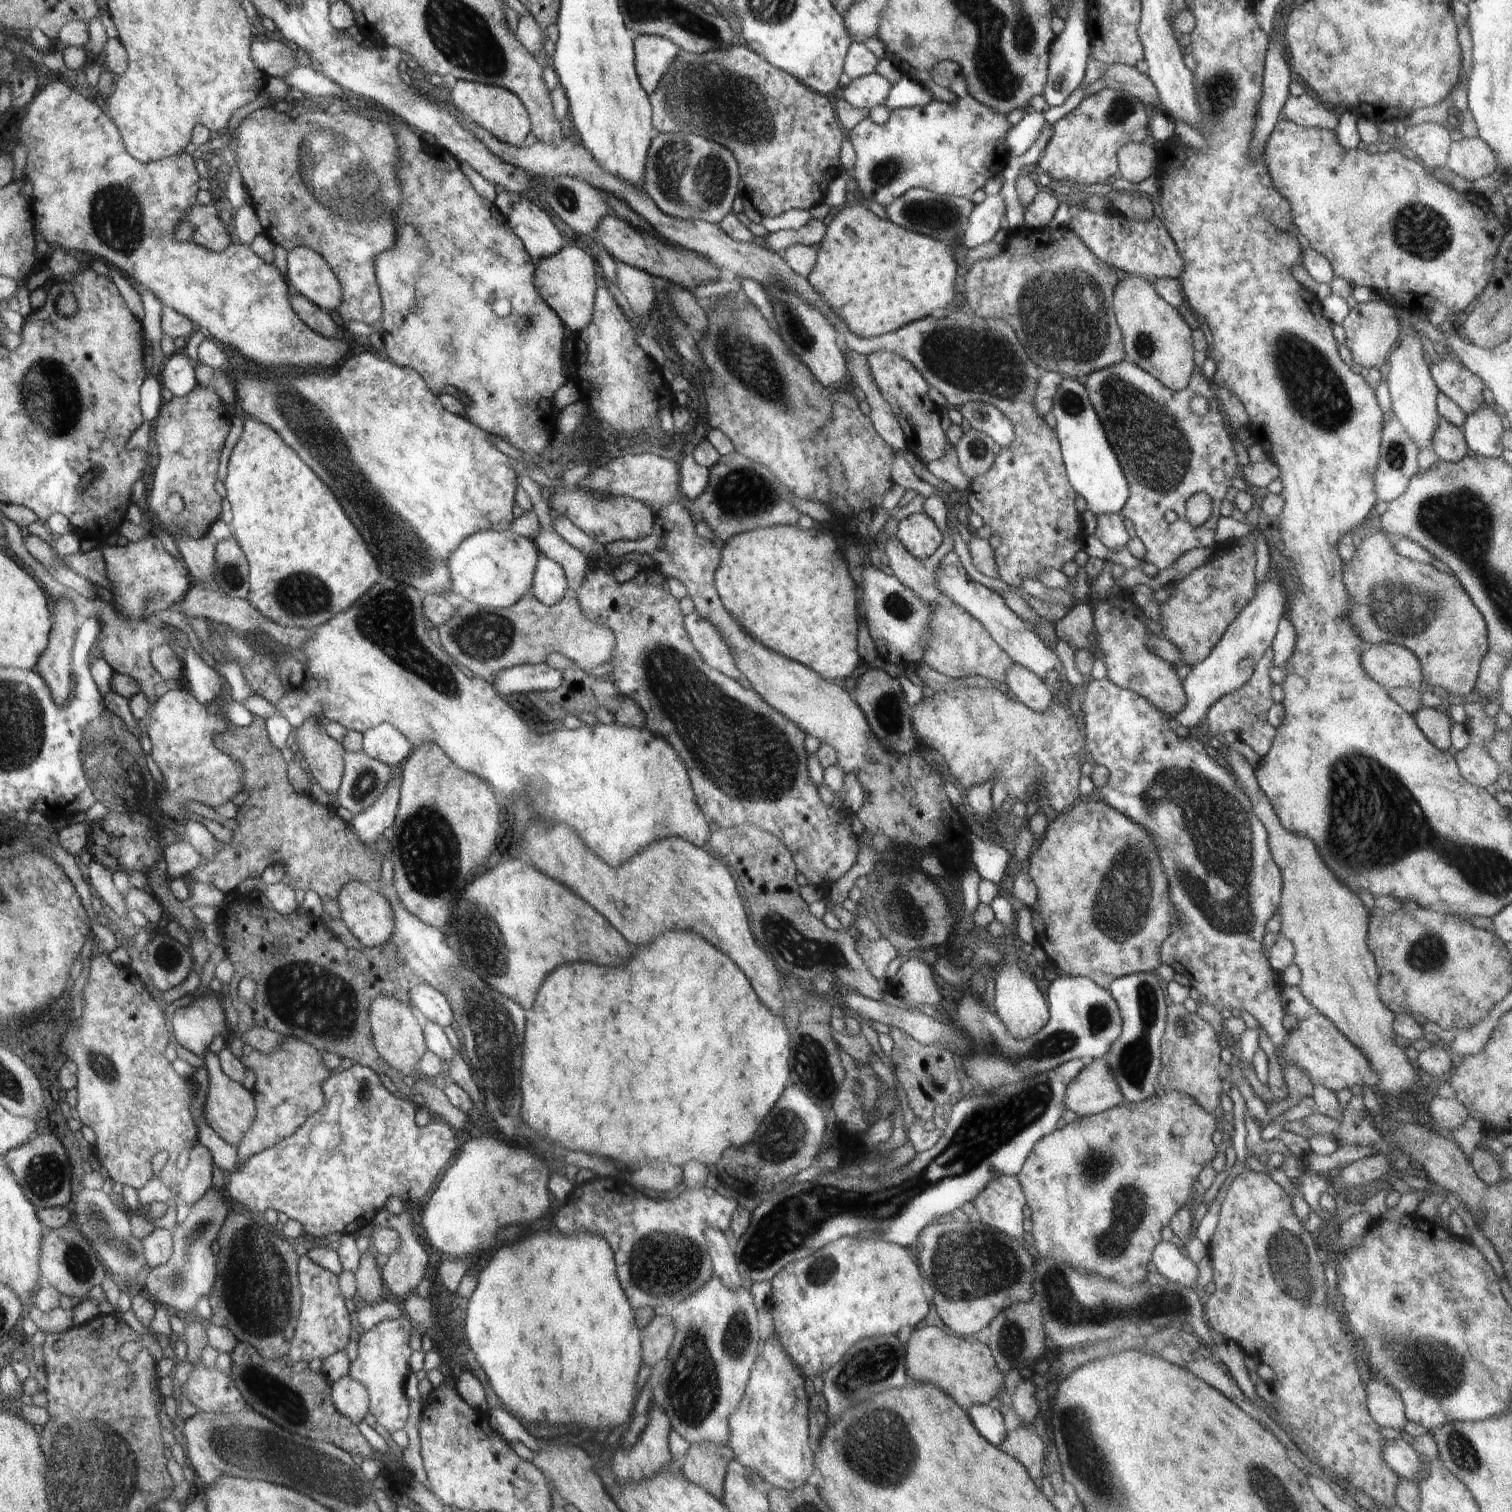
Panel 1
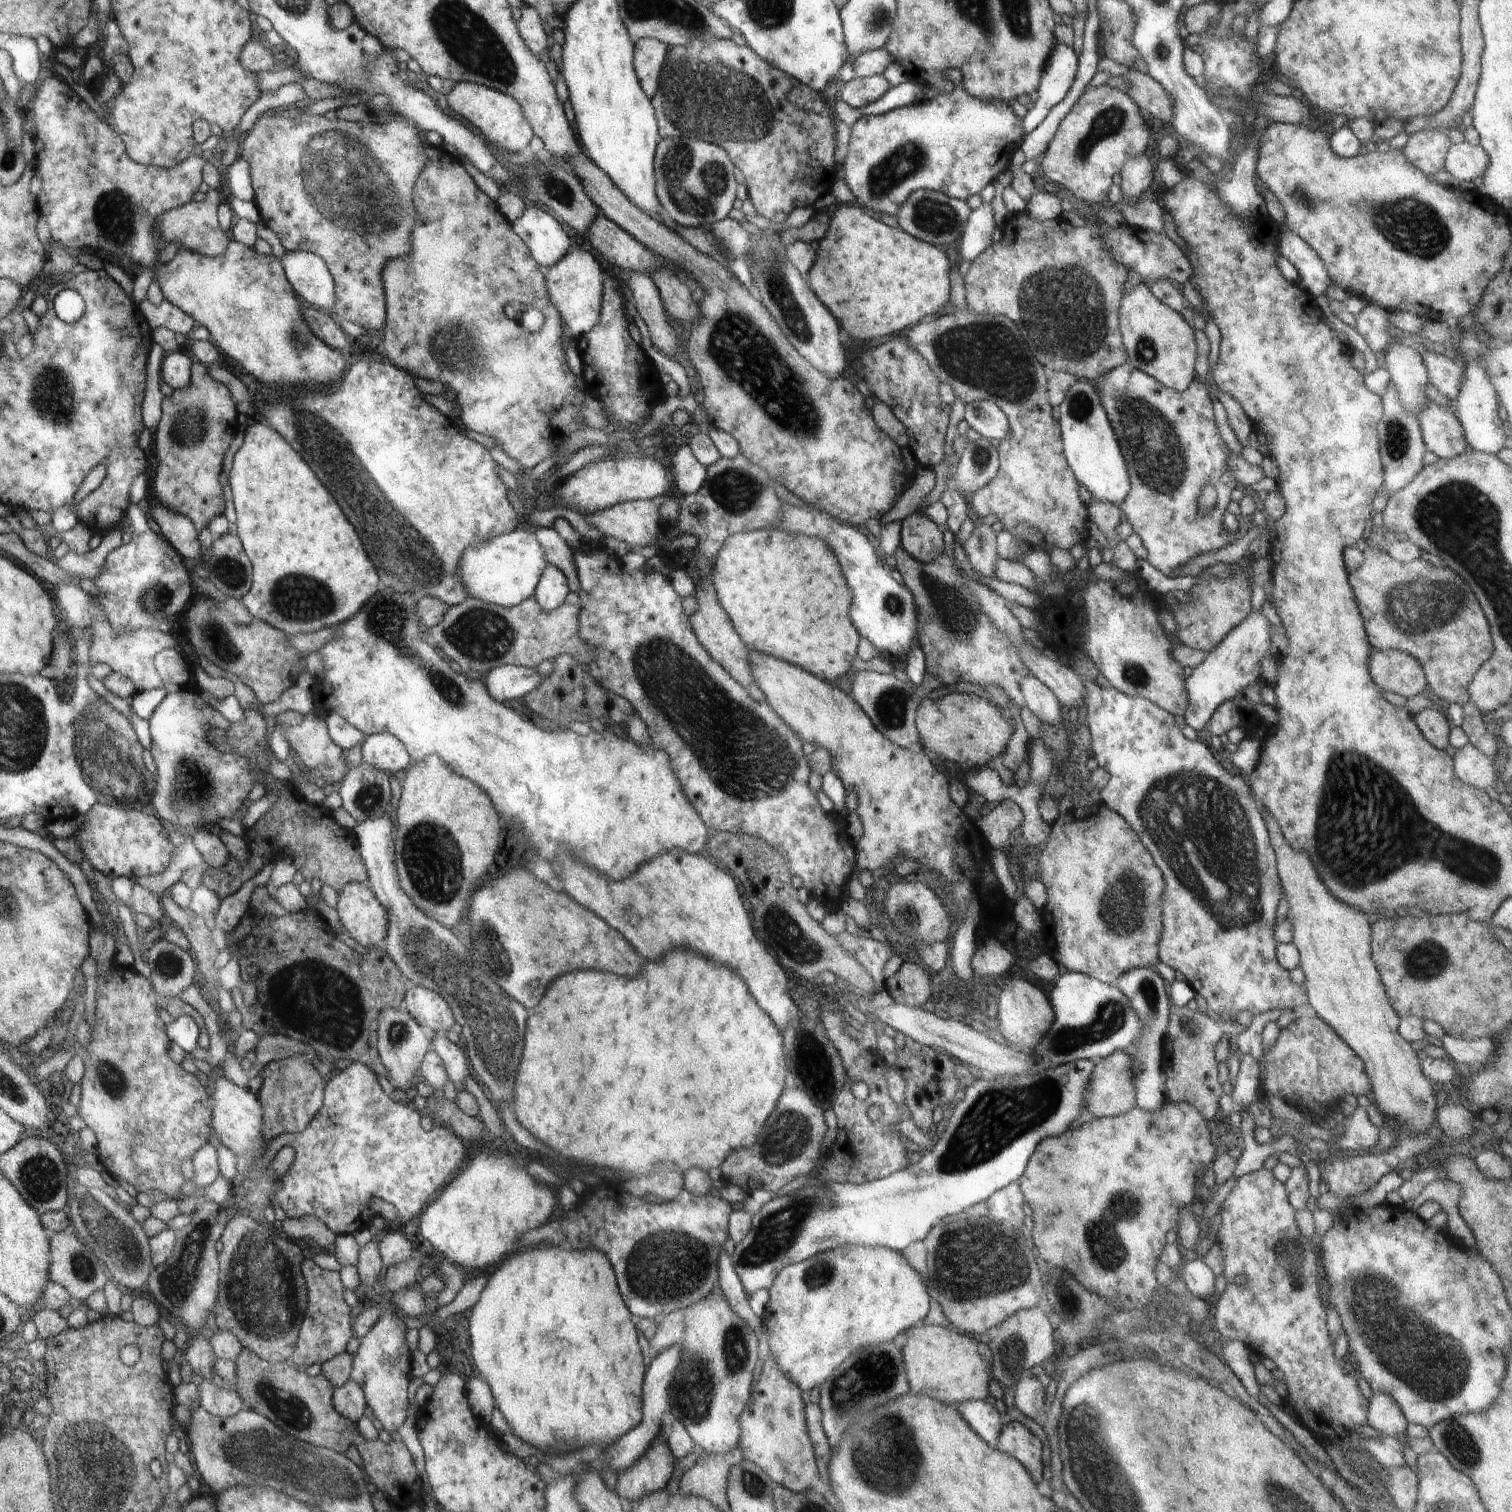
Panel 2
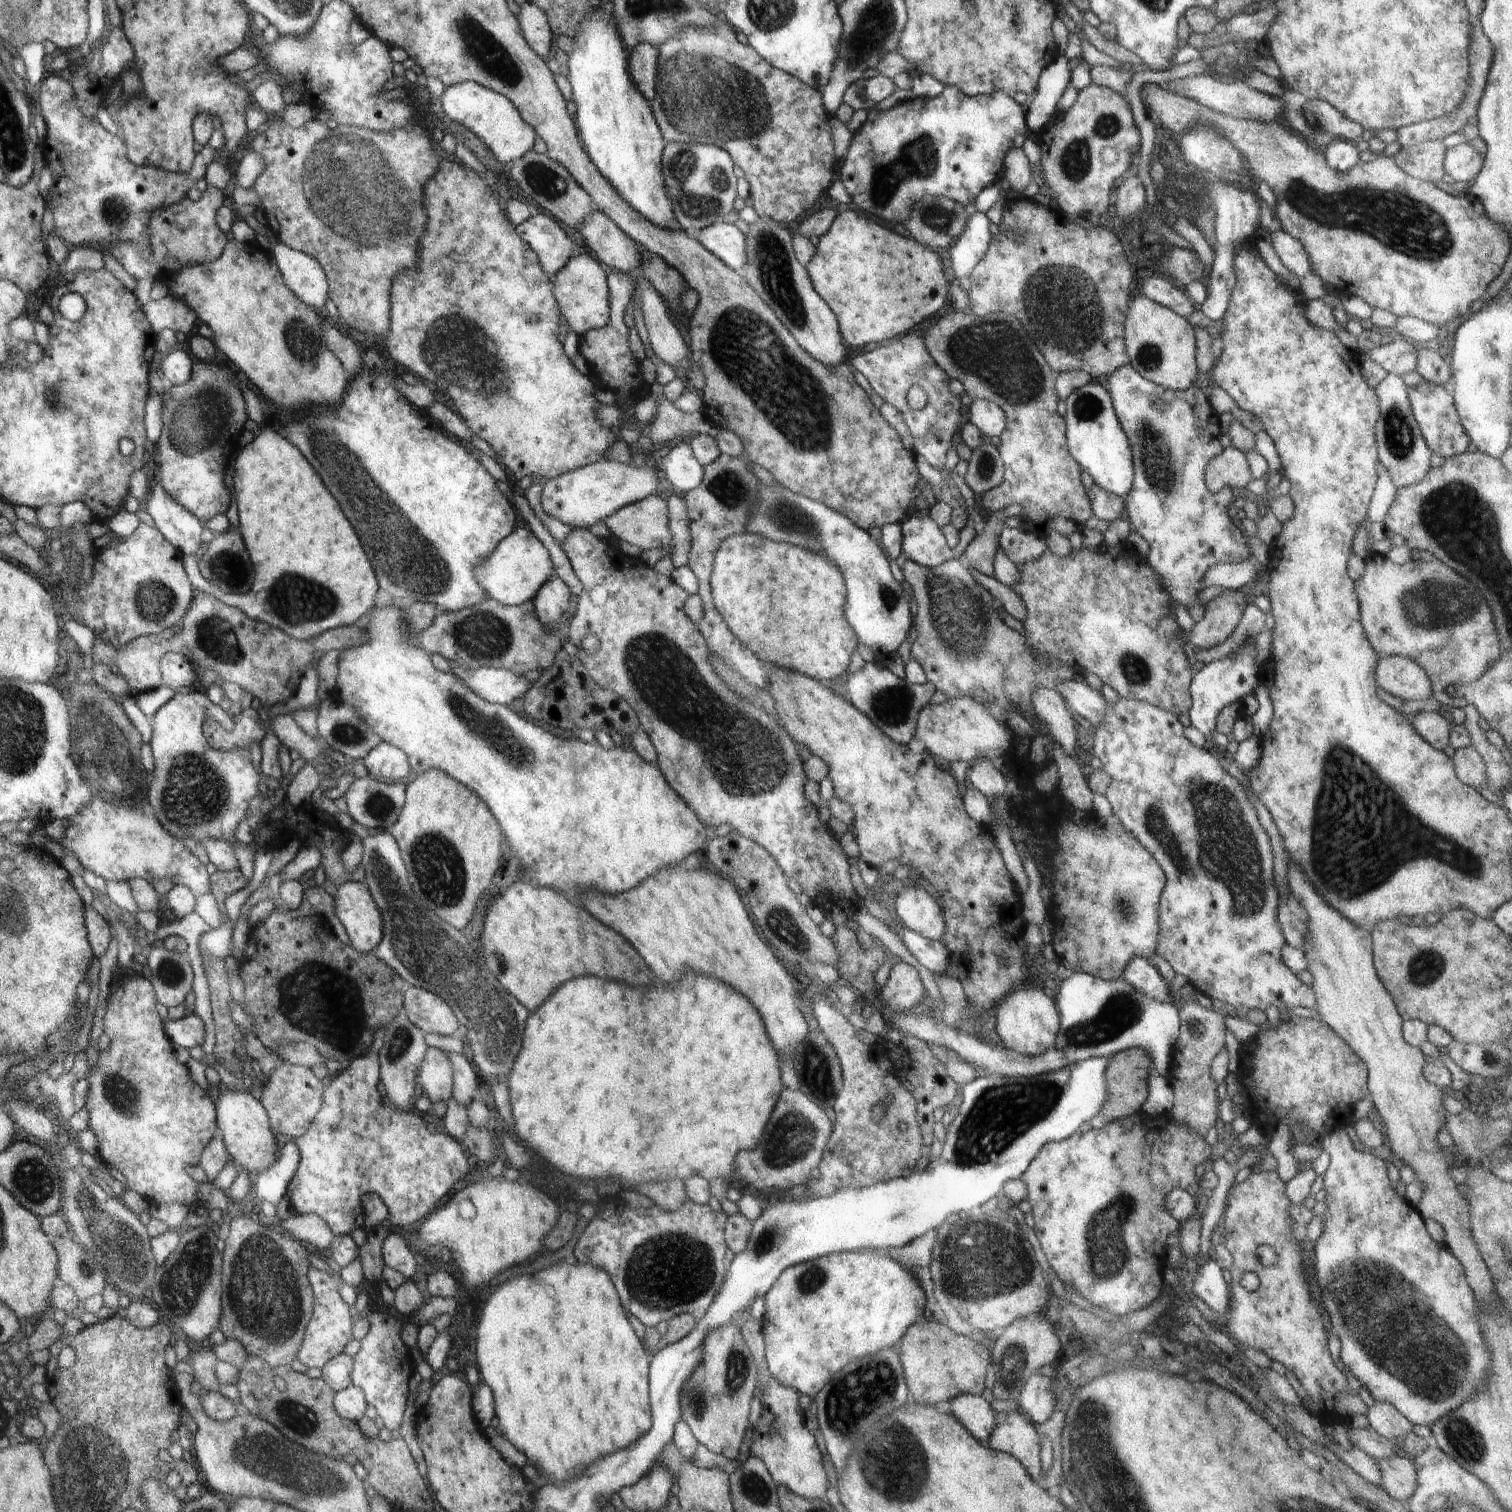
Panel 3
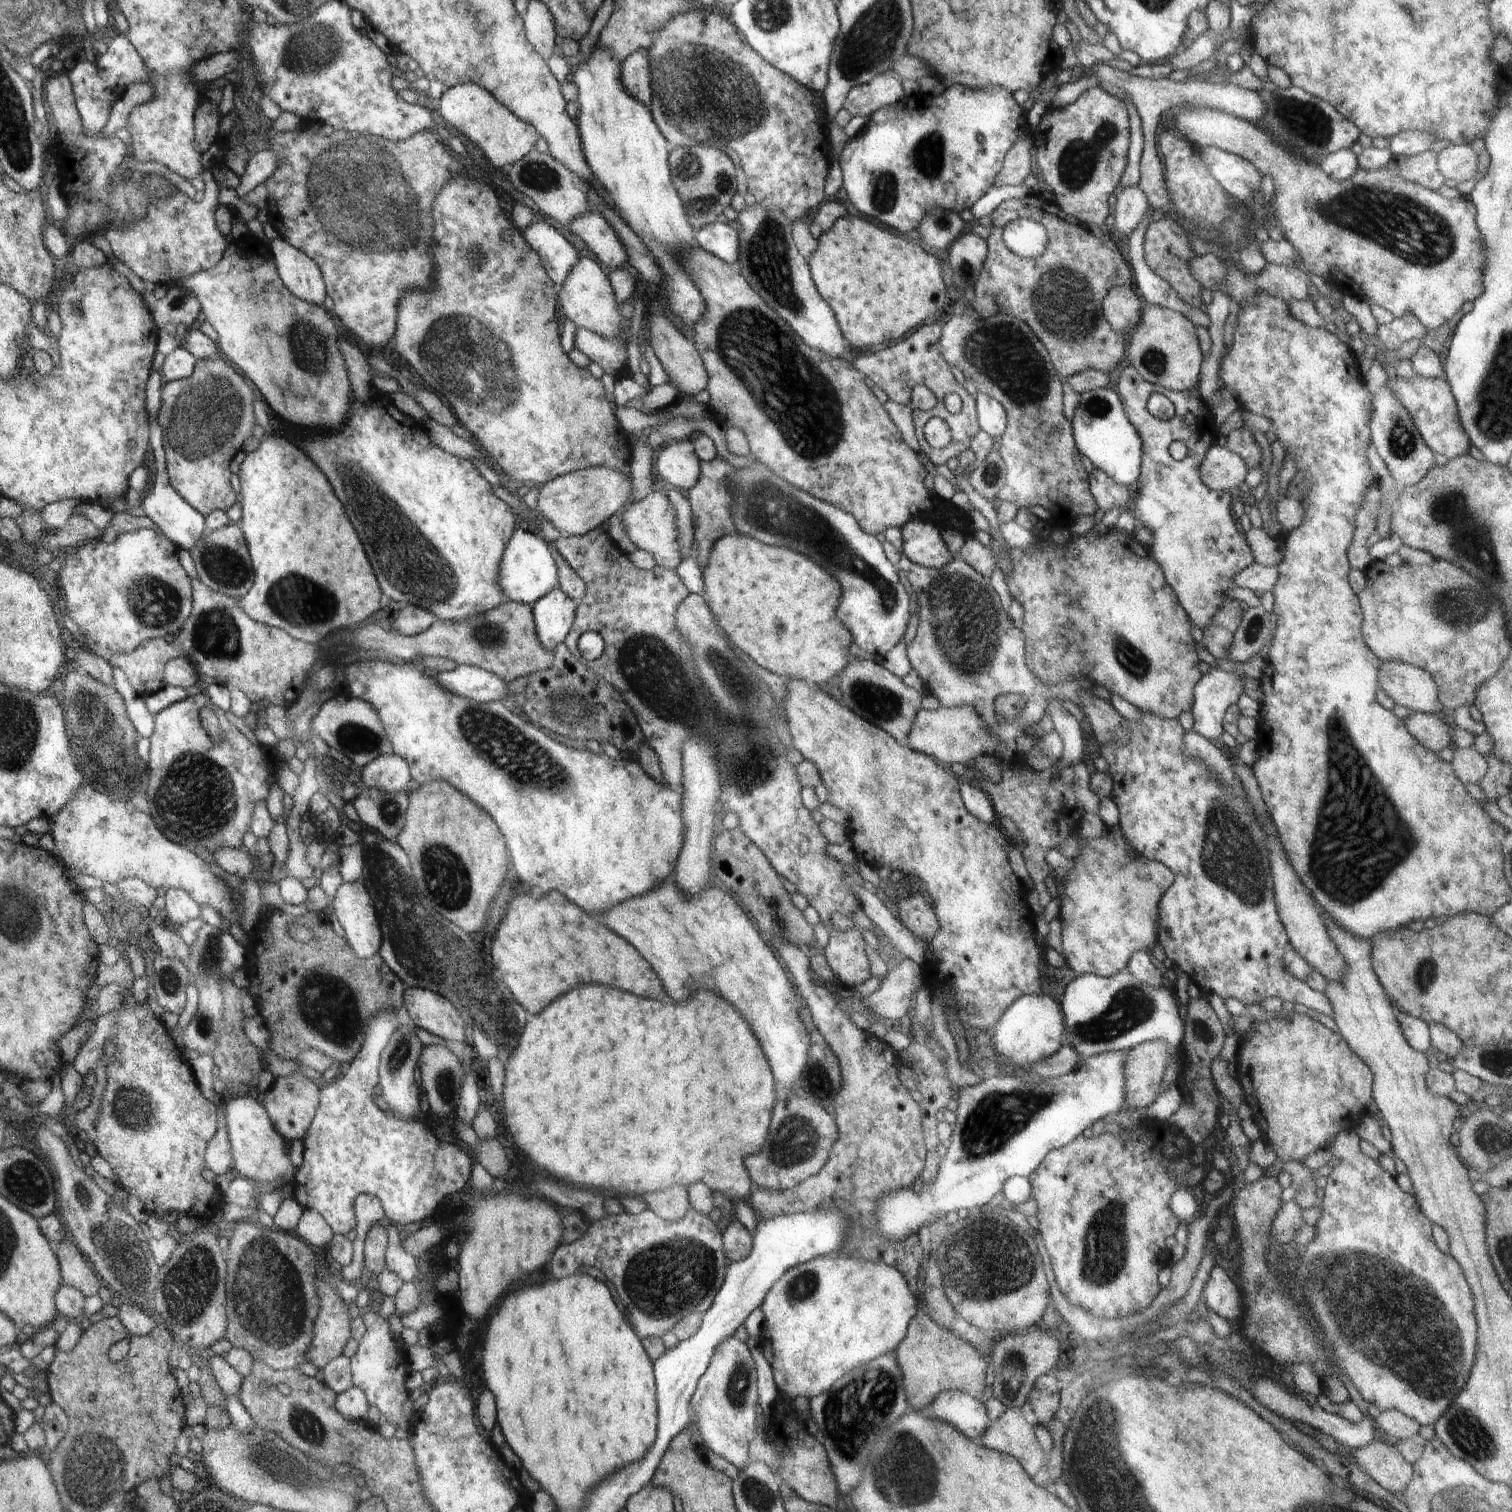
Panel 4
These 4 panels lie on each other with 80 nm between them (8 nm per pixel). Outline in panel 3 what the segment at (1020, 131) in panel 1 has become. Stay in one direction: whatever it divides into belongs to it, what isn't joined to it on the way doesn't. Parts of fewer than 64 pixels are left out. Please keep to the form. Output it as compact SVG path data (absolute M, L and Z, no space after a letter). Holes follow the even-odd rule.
M1058 54L1042 71L1036 87L1036 96L1025 112L1031 135L1036 134L1056 111L1056 104L1071 80L1069 61L1064 54Z

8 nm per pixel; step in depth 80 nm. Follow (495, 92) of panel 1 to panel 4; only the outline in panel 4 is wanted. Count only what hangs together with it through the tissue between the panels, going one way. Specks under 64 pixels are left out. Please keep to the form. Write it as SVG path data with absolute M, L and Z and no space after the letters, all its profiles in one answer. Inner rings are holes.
M462 83L450 87L437 101L437 119L443 119L450 128L460 130L496 168L506 168L523 159L534 149L534 144L538 140L537 130L533 125L520 120L479 84Z

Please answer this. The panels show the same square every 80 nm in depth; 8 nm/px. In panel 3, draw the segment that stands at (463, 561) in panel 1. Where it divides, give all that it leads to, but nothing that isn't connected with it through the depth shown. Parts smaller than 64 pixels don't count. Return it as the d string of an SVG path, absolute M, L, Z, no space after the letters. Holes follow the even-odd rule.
M524 526L512 531L499 544L491 558L484 562L475 571L477 579L489 592L489 598L507 605L519 605L534 600L540 590L552 580L555 572L548 548L532 532L528 538L528 528Z

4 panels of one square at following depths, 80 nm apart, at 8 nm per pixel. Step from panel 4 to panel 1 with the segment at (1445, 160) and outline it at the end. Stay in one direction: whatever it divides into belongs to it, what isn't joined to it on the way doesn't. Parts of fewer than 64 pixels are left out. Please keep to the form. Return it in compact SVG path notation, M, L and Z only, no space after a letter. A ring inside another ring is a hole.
M1479 136L1452 141L1446 166L1467 181L1486 178L1497 172L1494 151Z

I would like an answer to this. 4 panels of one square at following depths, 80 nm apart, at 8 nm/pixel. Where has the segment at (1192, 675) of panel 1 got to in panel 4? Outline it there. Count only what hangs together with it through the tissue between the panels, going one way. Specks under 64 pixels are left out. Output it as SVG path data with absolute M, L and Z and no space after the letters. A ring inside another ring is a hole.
M1222 665L1221 668L1212 669L1210 673L1204 673L1204 676L1196 683L1194 687L1194 700L1191 706L1193 714L1193 729L1200 736L1208 740L1219 740L1223 731L1224 715L1228 708L1236 705L1238 697L1243 693L1242 677L1233 672L1230 666Z

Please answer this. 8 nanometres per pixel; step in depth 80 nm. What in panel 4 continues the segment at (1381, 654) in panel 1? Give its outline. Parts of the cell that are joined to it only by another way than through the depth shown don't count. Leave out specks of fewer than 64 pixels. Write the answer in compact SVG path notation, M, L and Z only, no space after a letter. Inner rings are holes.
M1384 661L1377 681L1395 704L1419 713L1436 714L1437 686L1424 669L1400 661Z

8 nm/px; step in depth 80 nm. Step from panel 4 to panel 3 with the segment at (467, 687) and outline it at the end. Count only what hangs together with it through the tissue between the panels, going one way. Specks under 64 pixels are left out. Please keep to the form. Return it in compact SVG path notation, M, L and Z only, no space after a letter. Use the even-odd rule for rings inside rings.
M478 667L457 668L456 676L465 686L469 686L479 697L491 703L507 704L524 696L530 682L507 669Z

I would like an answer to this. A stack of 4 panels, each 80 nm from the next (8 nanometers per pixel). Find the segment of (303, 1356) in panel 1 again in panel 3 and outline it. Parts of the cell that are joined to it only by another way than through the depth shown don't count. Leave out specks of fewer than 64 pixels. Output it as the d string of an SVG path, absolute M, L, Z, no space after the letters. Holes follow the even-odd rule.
M311 1266L308 1278L315 1295L315 1304L313 1305L313 1315L305 1332L304 1344L297 1360L306 1364L309 1369L323 1369L330 1360L338 1356L340 1352L344 1352L344 1348L347 1348L346 1344L351 1342L352 1322L350 1322L350 1310L338 1294L338 1279L340 1279L340 1276L332 1271L320 1271Z

